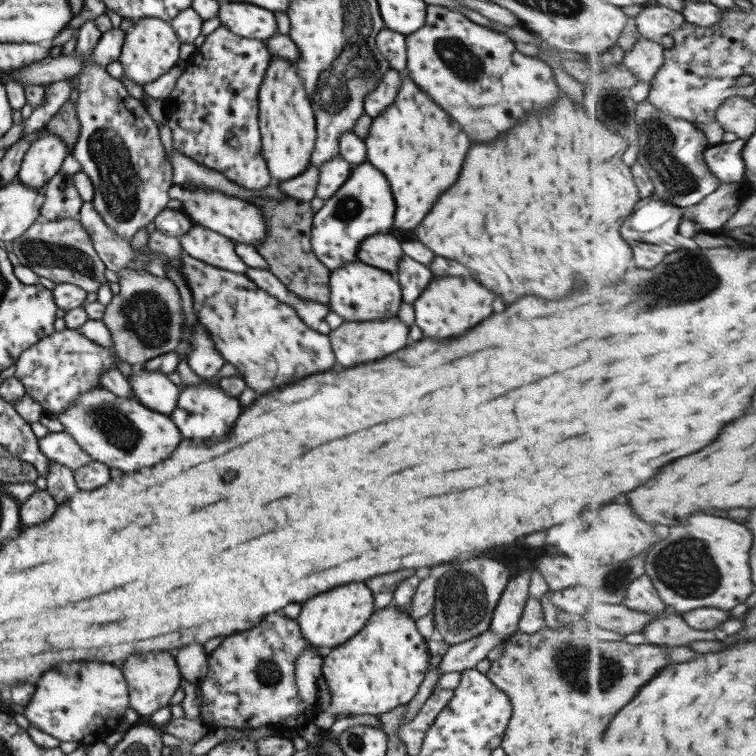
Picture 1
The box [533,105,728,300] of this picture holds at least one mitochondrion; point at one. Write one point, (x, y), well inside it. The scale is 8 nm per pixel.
(660, 151)

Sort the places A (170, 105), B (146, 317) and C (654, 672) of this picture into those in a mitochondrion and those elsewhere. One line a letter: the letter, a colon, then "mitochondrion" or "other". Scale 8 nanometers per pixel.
A: other
B: mitochondrion
C: other

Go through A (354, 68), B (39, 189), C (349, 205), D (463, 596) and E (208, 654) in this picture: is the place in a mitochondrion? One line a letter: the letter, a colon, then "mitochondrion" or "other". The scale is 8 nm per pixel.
A: mitochondrion
B: other
C: mitochondrion
D: mitochondrion
E: other

